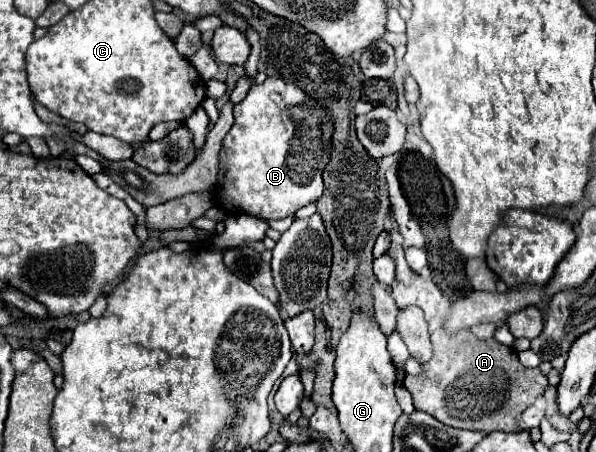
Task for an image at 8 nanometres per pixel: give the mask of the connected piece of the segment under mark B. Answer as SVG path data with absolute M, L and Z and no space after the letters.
M267 77L235 105L235 123L219 151L219 205L261 219L283 219L315 203L323 193L321 173L329 161L333 123L297 85Z

